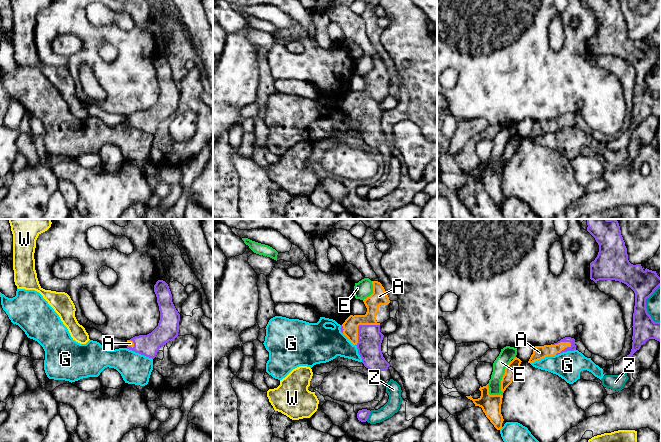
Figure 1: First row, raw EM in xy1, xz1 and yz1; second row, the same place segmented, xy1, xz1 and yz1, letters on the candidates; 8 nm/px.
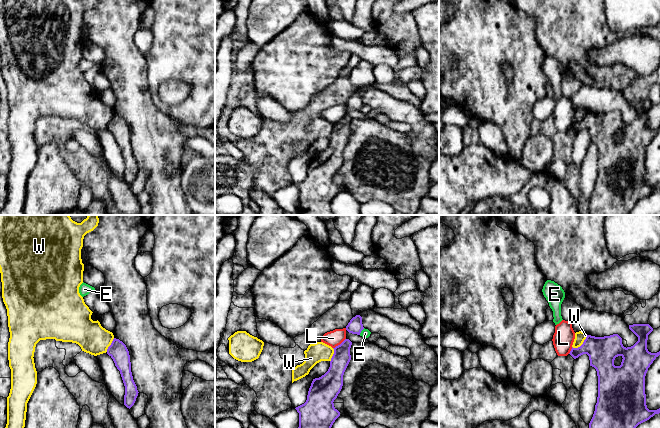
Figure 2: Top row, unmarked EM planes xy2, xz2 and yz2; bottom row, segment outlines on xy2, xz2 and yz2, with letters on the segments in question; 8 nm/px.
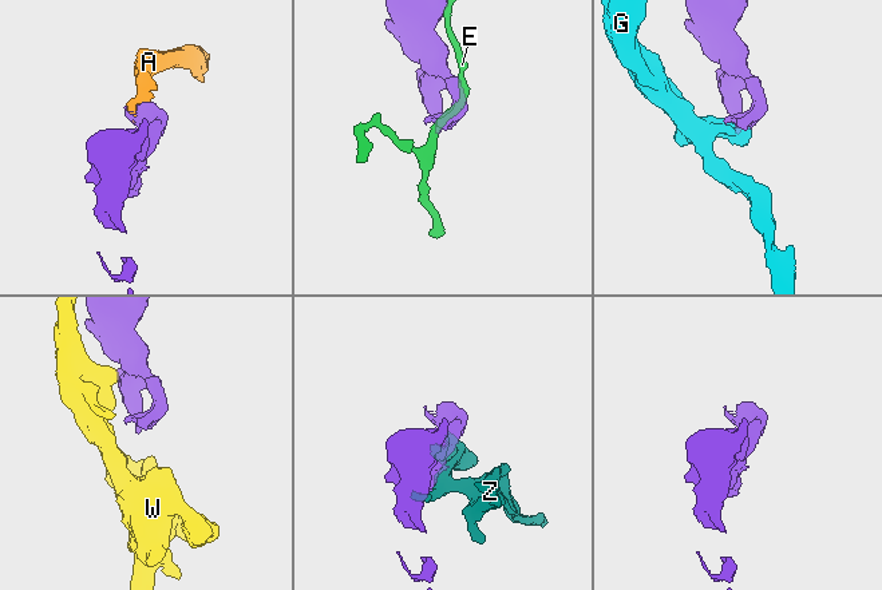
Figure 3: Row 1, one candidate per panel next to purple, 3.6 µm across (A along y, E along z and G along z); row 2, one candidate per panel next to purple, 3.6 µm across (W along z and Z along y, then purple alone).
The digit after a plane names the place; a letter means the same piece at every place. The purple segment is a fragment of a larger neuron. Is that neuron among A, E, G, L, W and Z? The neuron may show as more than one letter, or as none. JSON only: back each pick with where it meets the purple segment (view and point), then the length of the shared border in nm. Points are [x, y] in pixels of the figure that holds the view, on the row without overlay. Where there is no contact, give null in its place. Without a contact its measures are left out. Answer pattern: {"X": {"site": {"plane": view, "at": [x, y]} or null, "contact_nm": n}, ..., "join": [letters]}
{"A": {"site": {"plane": "xz1", "at": [359, 101]}, "contact_nm": 260}, "join": ["A"]}

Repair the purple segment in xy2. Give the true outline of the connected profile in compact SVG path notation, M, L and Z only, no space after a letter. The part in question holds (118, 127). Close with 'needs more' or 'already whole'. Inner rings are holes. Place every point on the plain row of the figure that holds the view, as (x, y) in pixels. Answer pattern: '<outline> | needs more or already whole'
M114 114L107 125L107 130L113 135L115 142L120 147L125 162L124 181L130 185L139 168L131 148L129 127L122 117Z | already whole

